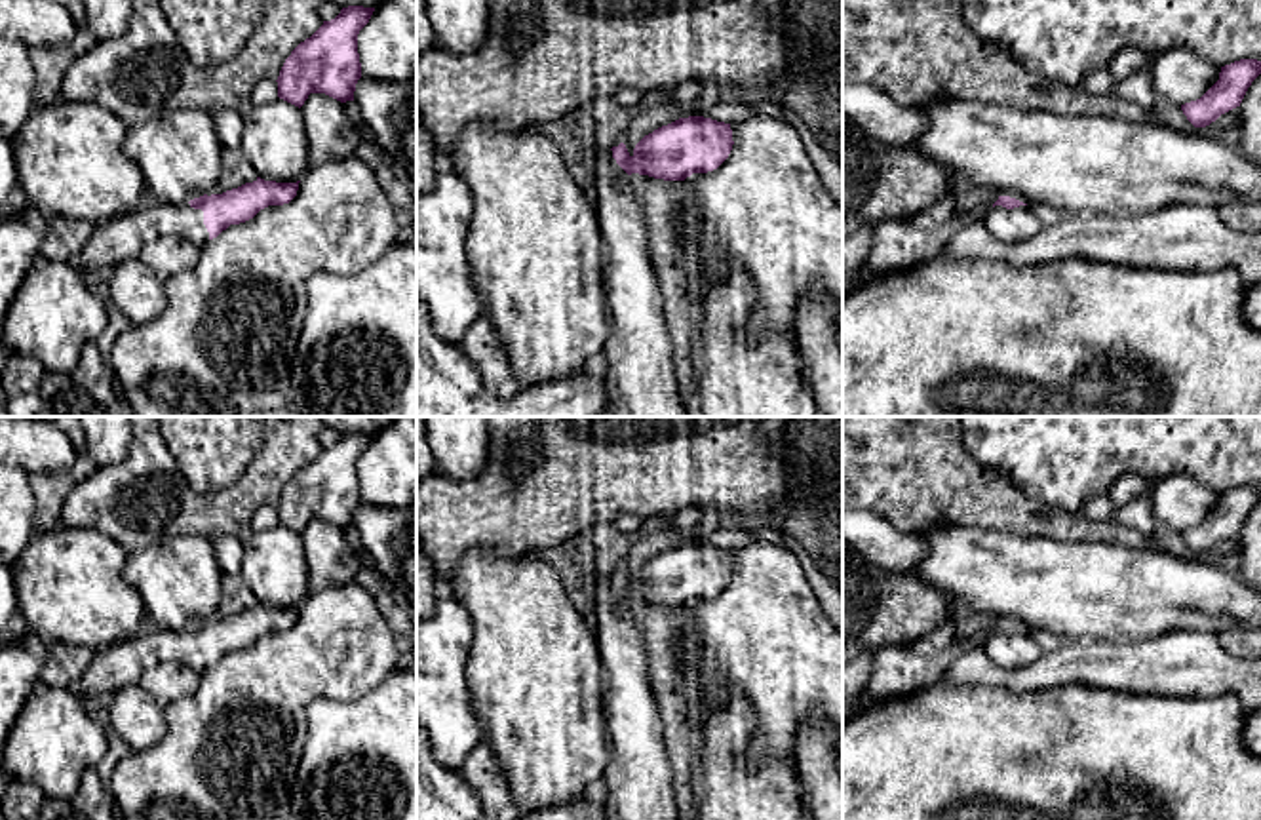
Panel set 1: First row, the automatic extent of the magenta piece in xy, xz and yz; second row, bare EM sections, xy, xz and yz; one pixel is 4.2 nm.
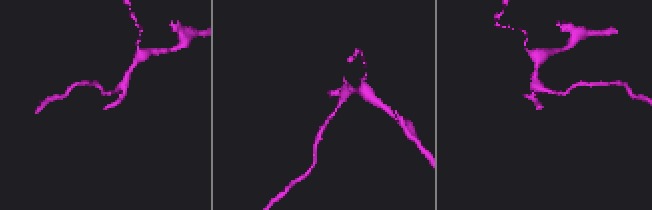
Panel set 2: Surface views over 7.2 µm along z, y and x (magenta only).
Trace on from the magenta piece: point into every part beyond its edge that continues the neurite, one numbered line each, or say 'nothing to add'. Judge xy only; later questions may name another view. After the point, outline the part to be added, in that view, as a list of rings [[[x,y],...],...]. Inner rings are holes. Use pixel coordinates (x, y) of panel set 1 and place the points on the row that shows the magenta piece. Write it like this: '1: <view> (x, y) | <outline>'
1: xy (122, 238) | [[[156,204],[137,207],[122,217],[97,225],[95,234],[68,263],[78,270],[118,266],[124,261],[139,259],[141,249],[152,240],[175,234],[204,245],[209,232],[204,225],[204,211],[186,204]]]

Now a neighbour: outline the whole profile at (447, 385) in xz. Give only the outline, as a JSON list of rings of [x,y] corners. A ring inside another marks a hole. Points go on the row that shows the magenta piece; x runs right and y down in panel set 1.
[[[417,301],[417,417],[601,417],[609,411],[611,396],[603,369],[593,377],[536,384],[510,400],[496,398],[483,386],[474,363],[434,333],[428,308]]]

